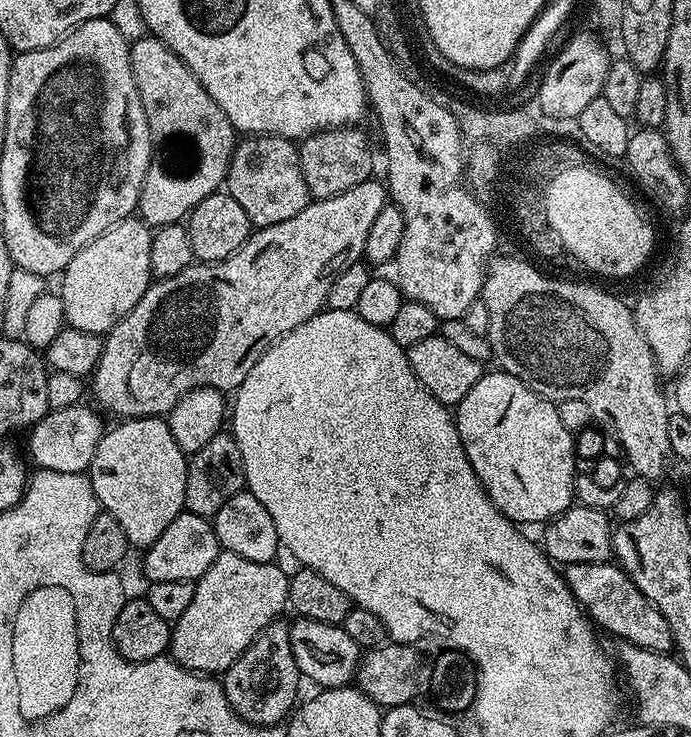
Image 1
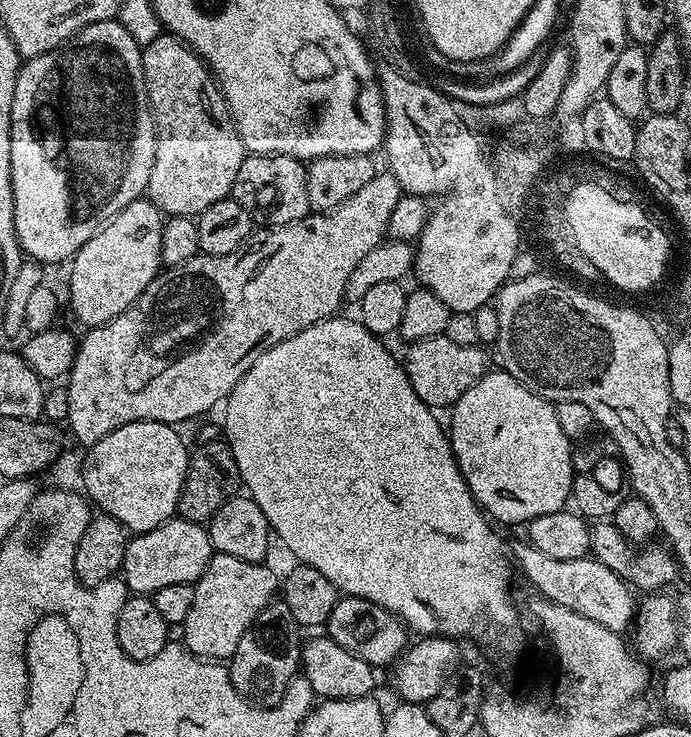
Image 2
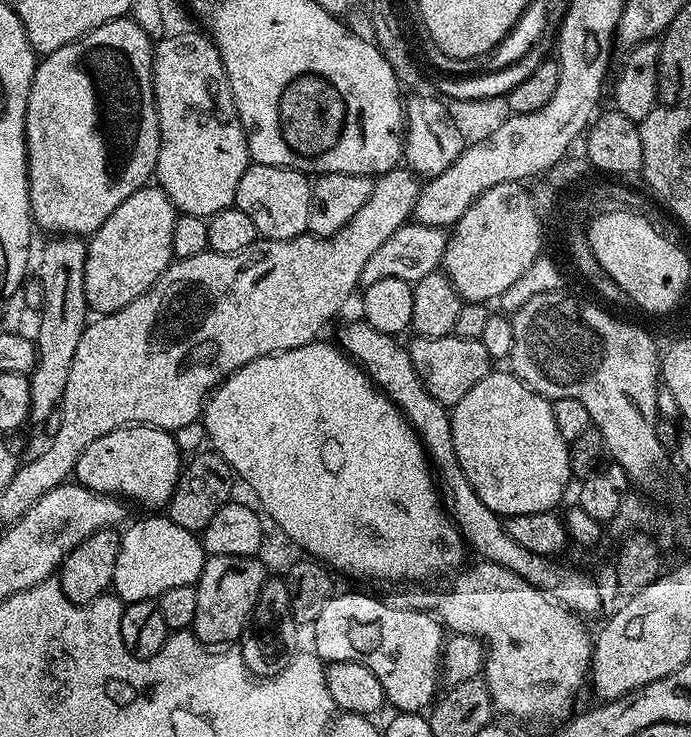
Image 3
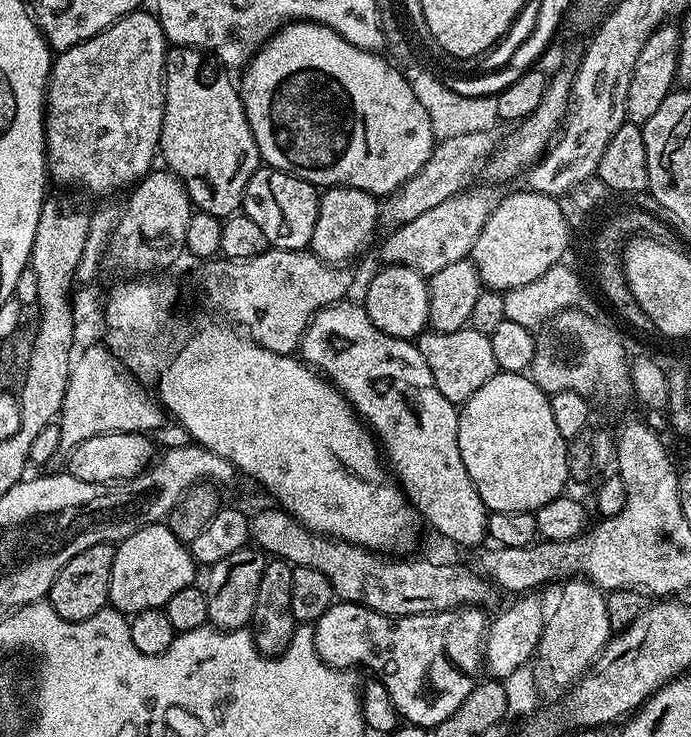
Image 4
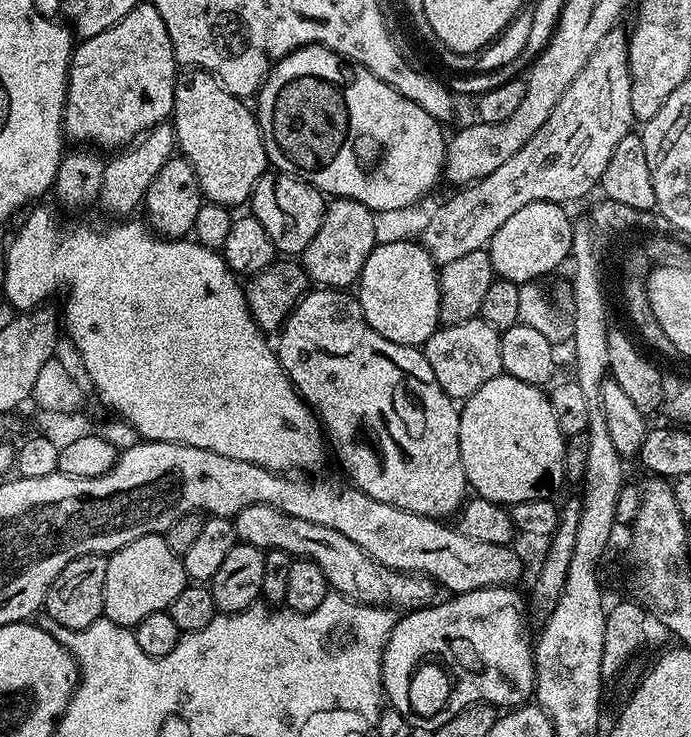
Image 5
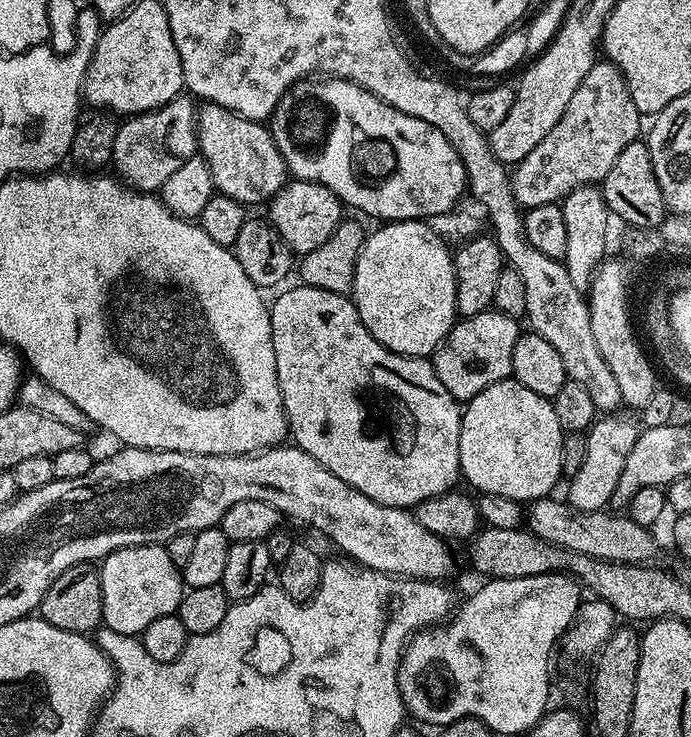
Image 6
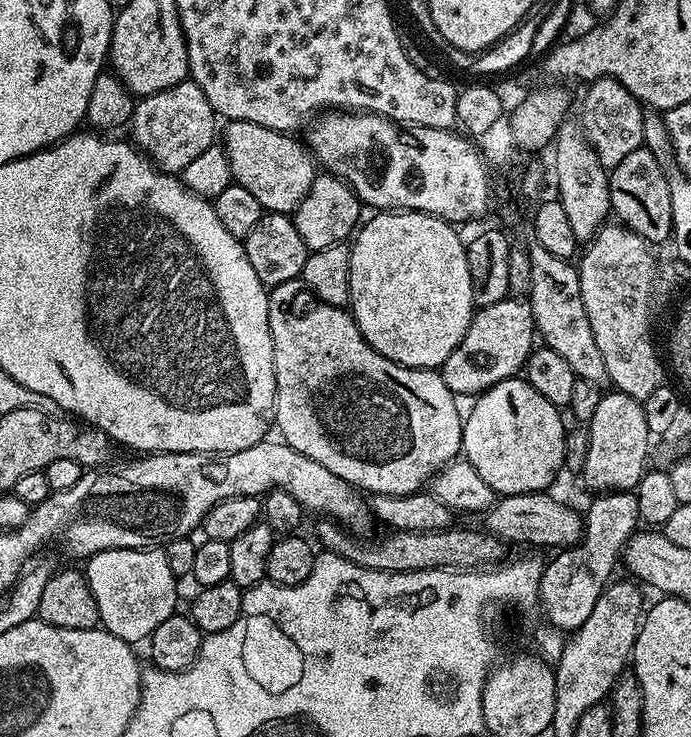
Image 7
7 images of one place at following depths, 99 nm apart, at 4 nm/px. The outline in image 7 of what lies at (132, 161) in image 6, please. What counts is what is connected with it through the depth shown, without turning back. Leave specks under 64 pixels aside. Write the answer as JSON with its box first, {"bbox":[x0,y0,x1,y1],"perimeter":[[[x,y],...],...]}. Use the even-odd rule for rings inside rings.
{"bbox":[129,78,218,174],"perimeter":[[[191,78],[178,82],[174,86],[170,86],[166,90],[158,90],[158,94],[150,94],[149,96],[141,97],[135,106],[135,110],[132,112],[132,118],[129,123],[129,130],[132,130],[131,139],[133,143],[136,144],[138,148],[156,165],[157,168],[162,172],[170,172],[173,174],[183,173],[186,166],[190,166],[190,162],[194,162],[194,158],[198,158],[198,154],[202,154],[202,150],[206,150],[213,144],[218,136],[218,124],[216,128],[216,123],[218,123],[218,117],[215,110],[210,106],[210,102],[206,102],[206,94],[202,94],[202,86],[198,86]]]}

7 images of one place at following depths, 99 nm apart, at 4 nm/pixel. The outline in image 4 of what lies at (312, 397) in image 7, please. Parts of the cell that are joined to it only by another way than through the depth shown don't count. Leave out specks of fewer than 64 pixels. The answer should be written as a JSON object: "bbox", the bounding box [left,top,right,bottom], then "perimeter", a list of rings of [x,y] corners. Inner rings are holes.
{"bbox":[298,298,488,549],"perimeter":[[[345,298],[315,312],[298,352],[309,368],[315,368],[343,392],[376,437],[391,475],[404,489],[419,519],[452,544],[473,549],[483,545],[488,512],[470,474],[466,474],[462,450],[458,450],[460,413],[434,386],[434,374],[415,343],[378,330],[363,303]]]}

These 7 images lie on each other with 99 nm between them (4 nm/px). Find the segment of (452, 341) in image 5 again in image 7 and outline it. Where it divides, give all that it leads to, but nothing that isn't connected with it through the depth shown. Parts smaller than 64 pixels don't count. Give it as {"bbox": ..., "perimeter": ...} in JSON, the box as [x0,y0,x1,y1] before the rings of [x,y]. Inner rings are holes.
{"bbox":[438,298,537,398],"perimeter":[[[509,298],[494,302],[494,306],[486,306],[473,315],[470,326],[466,330],[466,338],[462,338],[462,342],[458,342],[458,346],[454,348],[450,358],[446,358],[444,365],[438,369],[440,377],[444,379],[448,389],[457,398],[464,398],[464,396],[475,398],[498,382],[519,377],[522,369],[528,363],[528,356],[532,353],[537,336],[532,305],[528,303],[527,299]]]}

